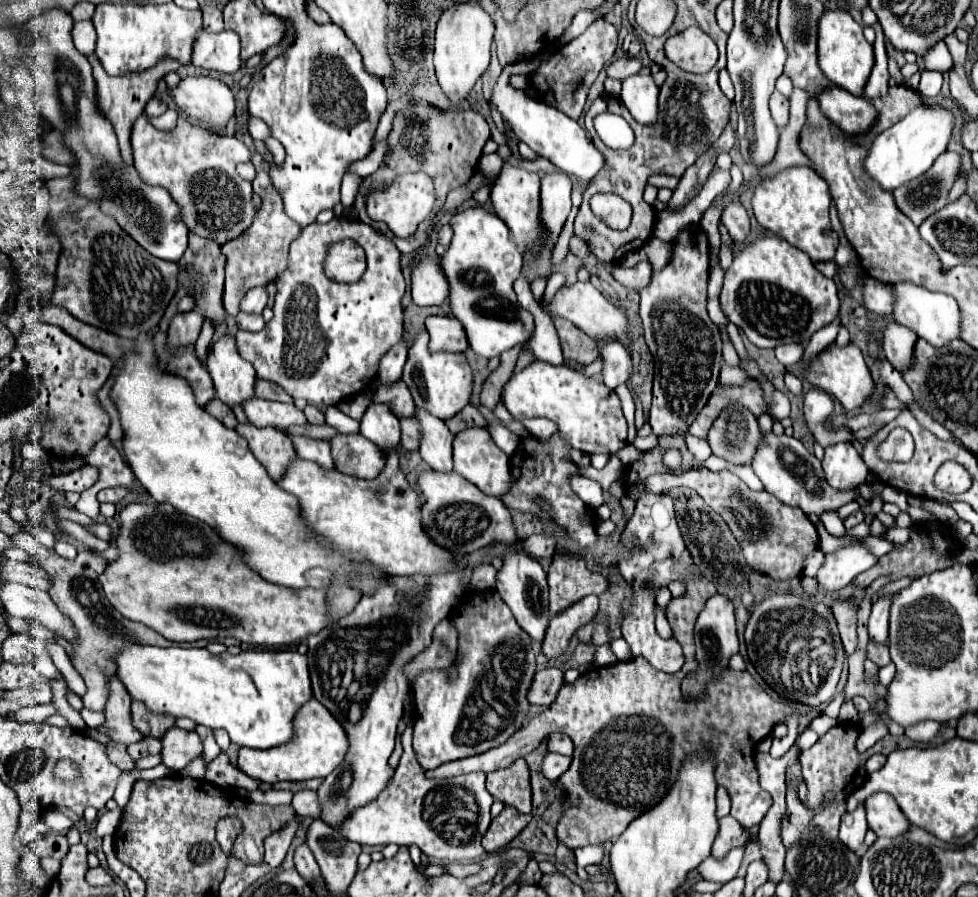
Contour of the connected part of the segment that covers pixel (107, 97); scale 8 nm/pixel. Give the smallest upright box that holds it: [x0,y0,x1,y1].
[88,55,180,165]

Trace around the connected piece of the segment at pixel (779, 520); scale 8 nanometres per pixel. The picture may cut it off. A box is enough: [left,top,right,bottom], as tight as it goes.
[640,469,818,581]

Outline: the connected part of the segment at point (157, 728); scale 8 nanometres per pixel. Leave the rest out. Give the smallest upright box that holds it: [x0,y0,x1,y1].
[132,701,174,735]

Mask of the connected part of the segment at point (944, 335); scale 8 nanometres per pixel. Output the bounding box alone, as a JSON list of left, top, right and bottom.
[894,283,960,347]

